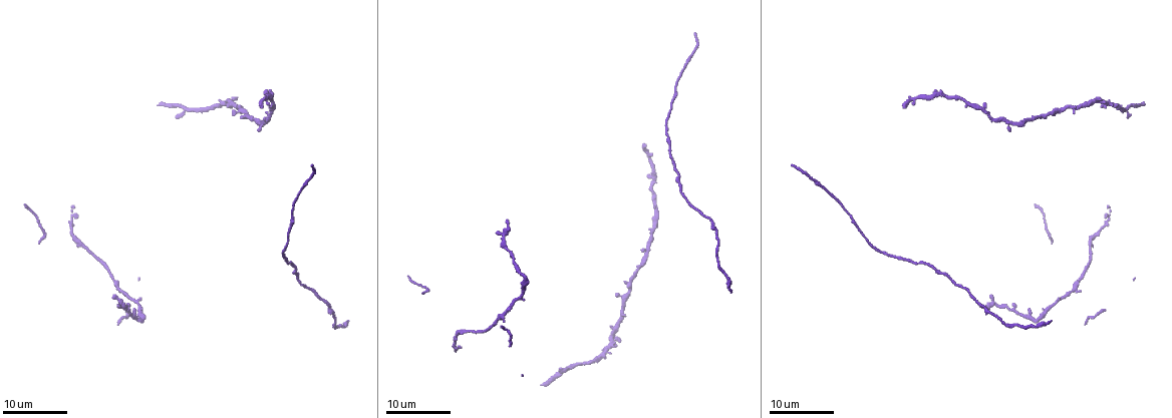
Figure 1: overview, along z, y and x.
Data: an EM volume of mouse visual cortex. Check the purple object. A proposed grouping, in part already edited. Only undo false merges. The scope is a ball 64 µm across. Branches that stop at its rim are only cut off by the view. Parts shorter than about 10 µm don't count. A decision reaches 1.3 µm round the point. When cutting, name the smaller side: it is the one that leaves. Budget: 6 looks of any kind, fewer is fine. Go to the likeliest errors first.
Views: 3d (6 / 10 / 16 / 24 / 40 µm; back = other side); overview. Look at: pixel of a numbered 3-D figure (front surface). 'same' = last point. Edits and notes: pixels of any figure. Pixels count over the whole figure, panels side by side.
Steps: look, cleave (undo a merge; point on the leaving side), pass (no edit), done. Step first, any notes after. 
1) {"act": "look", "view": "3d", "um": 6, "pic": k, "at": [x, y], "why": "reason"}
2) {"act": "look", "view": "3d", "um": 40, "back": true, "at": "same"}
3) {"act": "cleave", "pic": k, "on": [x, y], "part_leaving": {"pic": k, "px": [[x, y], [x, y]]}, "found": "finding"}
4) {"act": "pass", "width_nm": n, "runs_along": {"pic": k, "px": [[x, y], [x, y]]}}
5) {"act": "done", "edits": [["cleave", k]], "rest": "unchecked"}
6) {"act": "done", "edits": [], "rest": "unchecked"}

{"act": "look", "view": "3d", "um": 24, "pic": 1, "at": [601, 353], "why": "two arms in line, one across"}

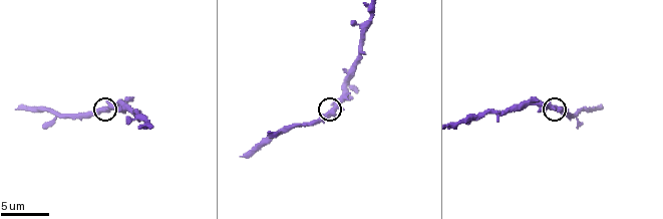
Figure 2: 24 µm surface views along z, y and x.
{"act": "look", "view": "3d", "um": 10, "pic": 2, "at": [333, 111]}

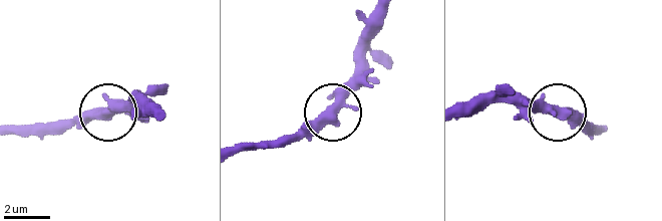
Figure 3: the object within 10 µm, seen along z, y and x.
{"act": "pass", "arms": 3, "found": "one cell here"}

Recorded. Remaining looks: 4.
{"act": "look", "view": "3d", "um": 16, "pic": 1, "at": [1027, 119]}

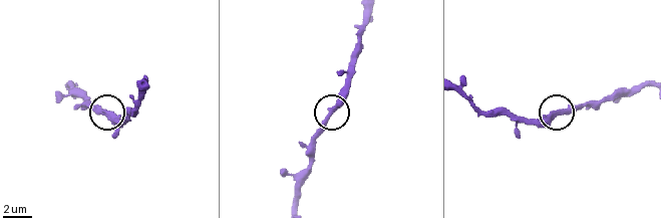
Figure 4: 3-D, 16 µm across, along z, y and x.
{"act": "look", "view": "3d", "um": 6, "pic": 4, "at": [107, 116], "why": "closer look"}

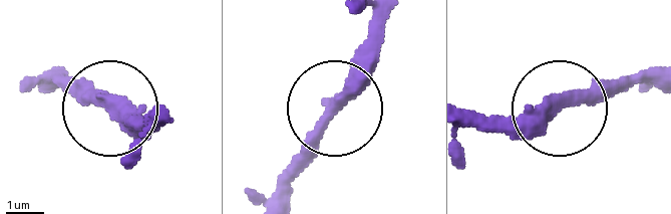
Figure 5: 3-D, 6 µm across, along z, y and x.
{"act": "pass", "runs_along": {"pic": 5, "px": [[113, 106], [158, 113]]}, "found": "continuous, no second cell"}

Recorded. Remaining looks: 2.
{"act": "look", "view": "3d", "um": 24, "pic": 1, "at": [653, 165], "why": "thick turns thin"}

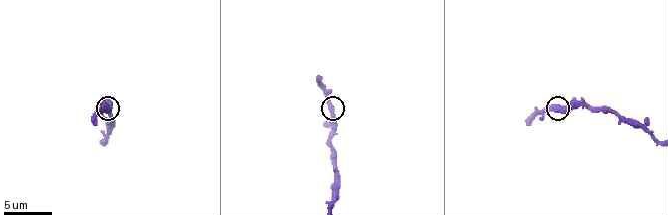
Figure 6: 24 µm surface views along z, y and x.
{"act": "look", "view": "3d", "um": 6, "pic": 6, "at": [331, 106]}

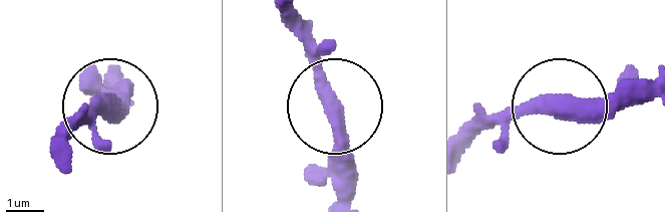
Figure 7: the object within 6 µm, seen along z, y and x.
{"act": "pass", "runs_along": {"pic": 7, "px": [[649, 91], [479, 111]]}, "found": "one cell here"}

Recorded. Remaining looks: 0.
{"act": "done", "edits": [], "rest": "unchecked"}

